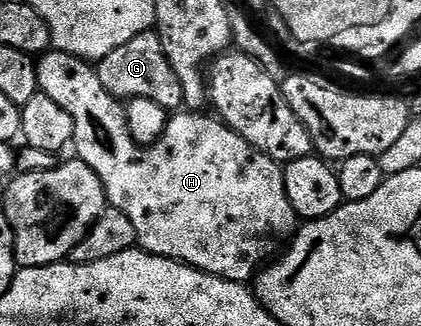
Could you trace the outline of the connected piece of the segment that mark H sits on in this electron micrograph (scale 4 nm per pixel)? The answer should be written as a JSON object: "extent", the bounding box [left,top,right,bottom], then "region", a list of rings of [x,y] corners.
{"extent":[36,48,299,284],"region":[[[50,48],[36,59],[36,64],[38,91],[51,96],[51,100],[55,100],[55,104],[59,104],[59,108],[63,108],[63,112],[67,112],[67,116],[71,116],[73,121],[72,145],[77,146],[76,157],[80,161],[86,162],[91,168],[91,172],[95,172],[95,176],[99,176],[99,180],[105,189],[106,203],[112,209],[123,212],[123,216],[127,216],[127,220],[131,220],[131,224],[135,228],[137,246],[140,249],[155,256],[163,256],[181,262],[185,266],[194,266],[195,269],[202,270],[205,274],[214,274],[232,282],[245,284],[258,273],[262,264],[268,263],[297,233],[299,219],[295,208],[291,208],[291,200],[287,200],[287,188],[283,184],[285,171],[282,163],[271,160],[271,156],[251,148],[251,144],[247,144],[247,140],[243,140],[243,136],[239,136],[224,122],[213,116],[208,118],[208,113],[205,112],[177,112],[170,117],[163,136],[159,136],[159,140],[155,144],[140,146],[135,144],[135,140],[131,140],[131,132],[127,132],[127,116],[125,115],[124,105],[118,99],[113,98],[111,92],[107,92],[107,88],[103,88],[103,83],[99,81],[96,69],[85,59],[76,58],[56,48]]]}

